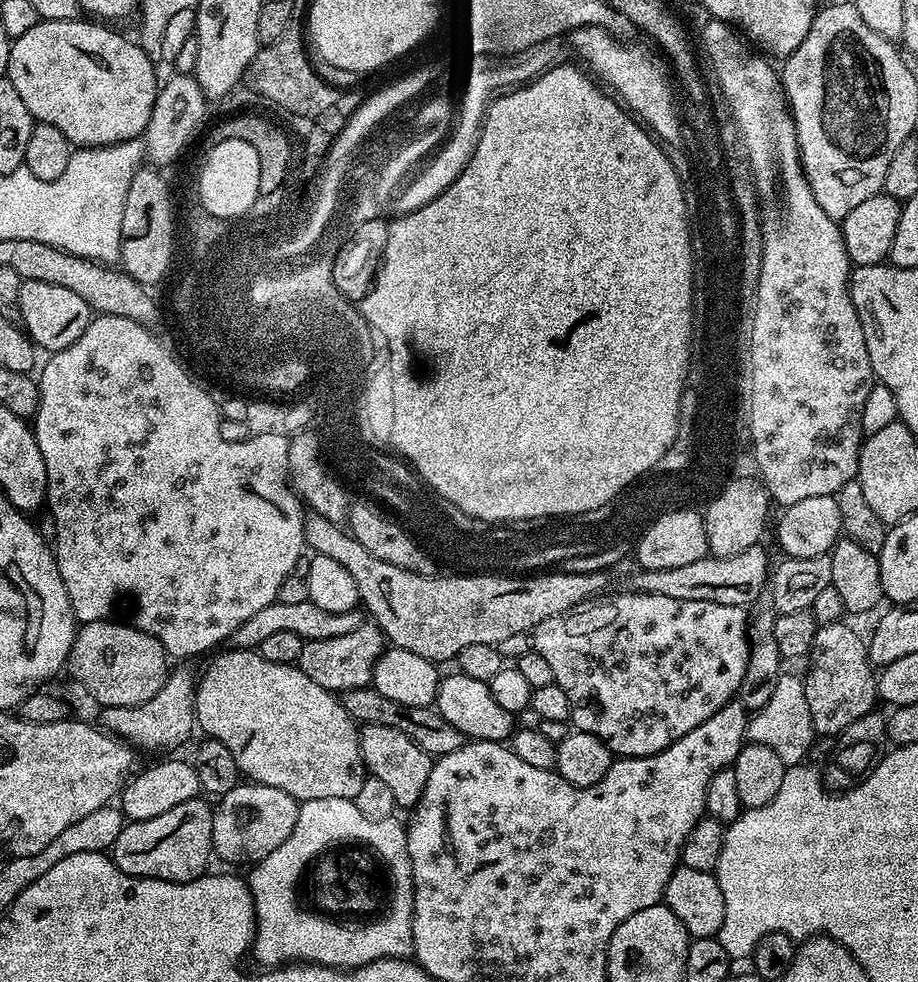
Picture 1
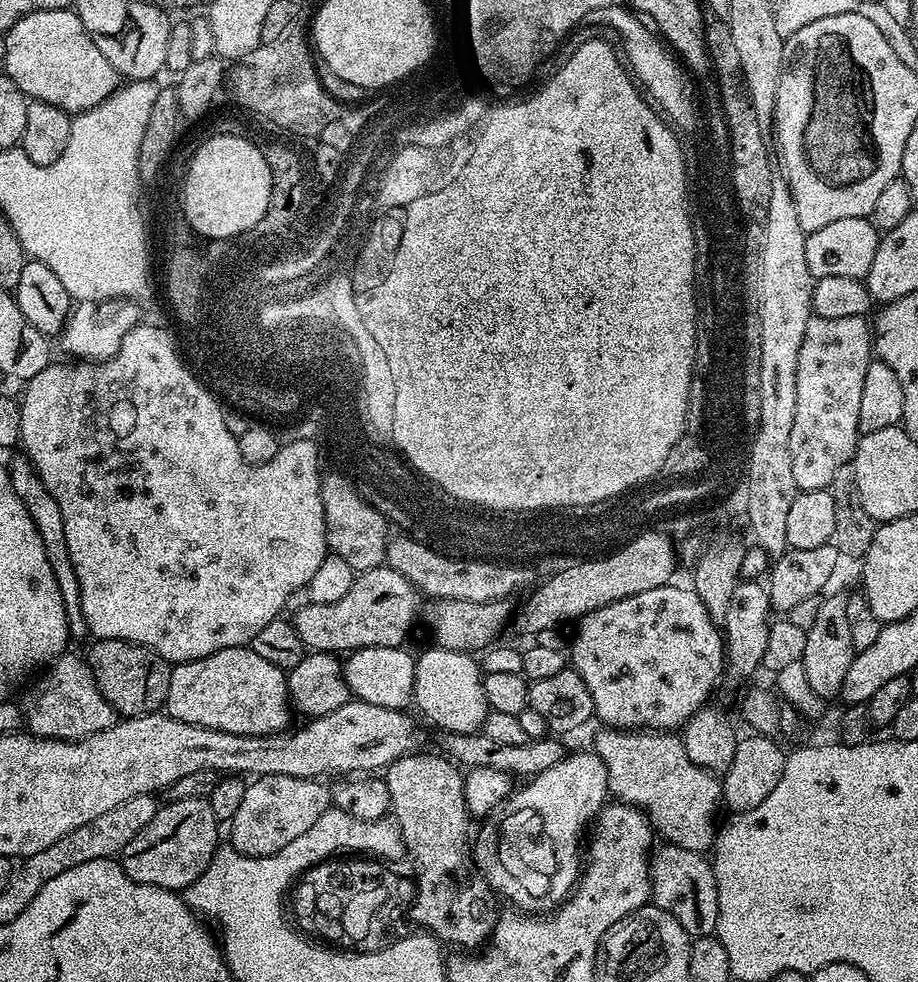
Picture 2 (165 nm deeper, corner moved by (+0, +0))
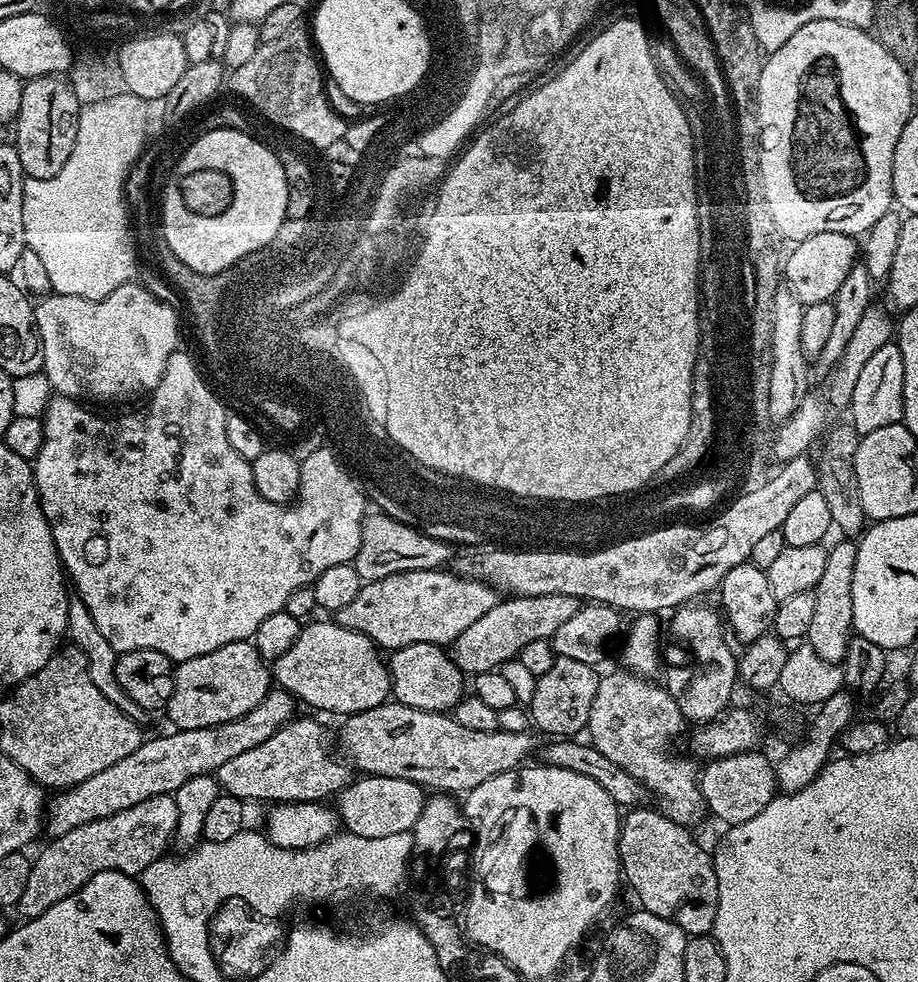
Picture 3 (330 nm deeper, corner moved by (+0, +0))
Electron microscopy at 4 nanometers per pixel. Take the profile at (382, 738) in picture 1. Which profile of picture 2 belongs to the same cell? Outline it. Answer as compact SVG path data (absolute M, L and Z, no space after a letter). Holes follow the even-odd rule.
M420 755L398 758L382 776L390 790L390 812L400 827L404 851L407 859L412 859L410 875L417 886L413 919L430 926L432 936L439 941L476 950L488 943L496 929L498 897L487 880L472 877L474 860L470 855L470 813L464 798L464 776L443 755Z

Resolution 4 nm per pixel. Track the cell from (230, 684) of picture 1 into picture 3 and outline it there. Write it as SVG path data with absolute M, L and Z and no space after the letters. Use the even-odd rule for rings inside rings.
M247 640L230 642L226 646L218 646L218 650L210 654L175 665L166 715L176 730L194 730L230 722L254 710L254 706L266 698L273 684L269 665L260 657L255 644Z

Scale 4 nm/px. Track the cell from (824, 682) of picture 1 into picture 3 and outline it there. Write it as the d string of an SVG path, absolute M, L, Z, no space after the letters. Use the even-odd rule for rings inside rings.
M840 538L836 545L831 545L826 554L826 567L818 586L812 589L814 594L814 615L810 621L810 630L806 637L807 647L818 654L818 658L826 658L826 662L840 664L846 654L846 646L854 634L852 615L854 614L854 562L858 558L857 541L852 538Z

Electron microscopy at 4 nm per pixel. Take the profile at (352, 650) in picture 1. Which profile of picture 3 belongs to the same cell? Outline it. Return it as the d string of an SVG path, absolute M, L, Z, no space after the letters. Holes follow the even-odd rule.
M273 686L268 689L266 698L262 698L254 710L242 714L242 718L194 730L181 728L169 731L169 736L145 739L134 754L114 762L114 766L106 766L106 770L86 778L73 788L57 791L53 795L56 797L47 801L43 827L49 832L49 837L55 838L78 826L86 826L86 822L110 818L110 814L130 810L130 806L138 806L138 802L146 802L146 798L173 795L178 786L190 782L190 778L215 774L218 766L231 762L237 754L262 746L270 734L297 715L296 708L297 701L285 688Z

